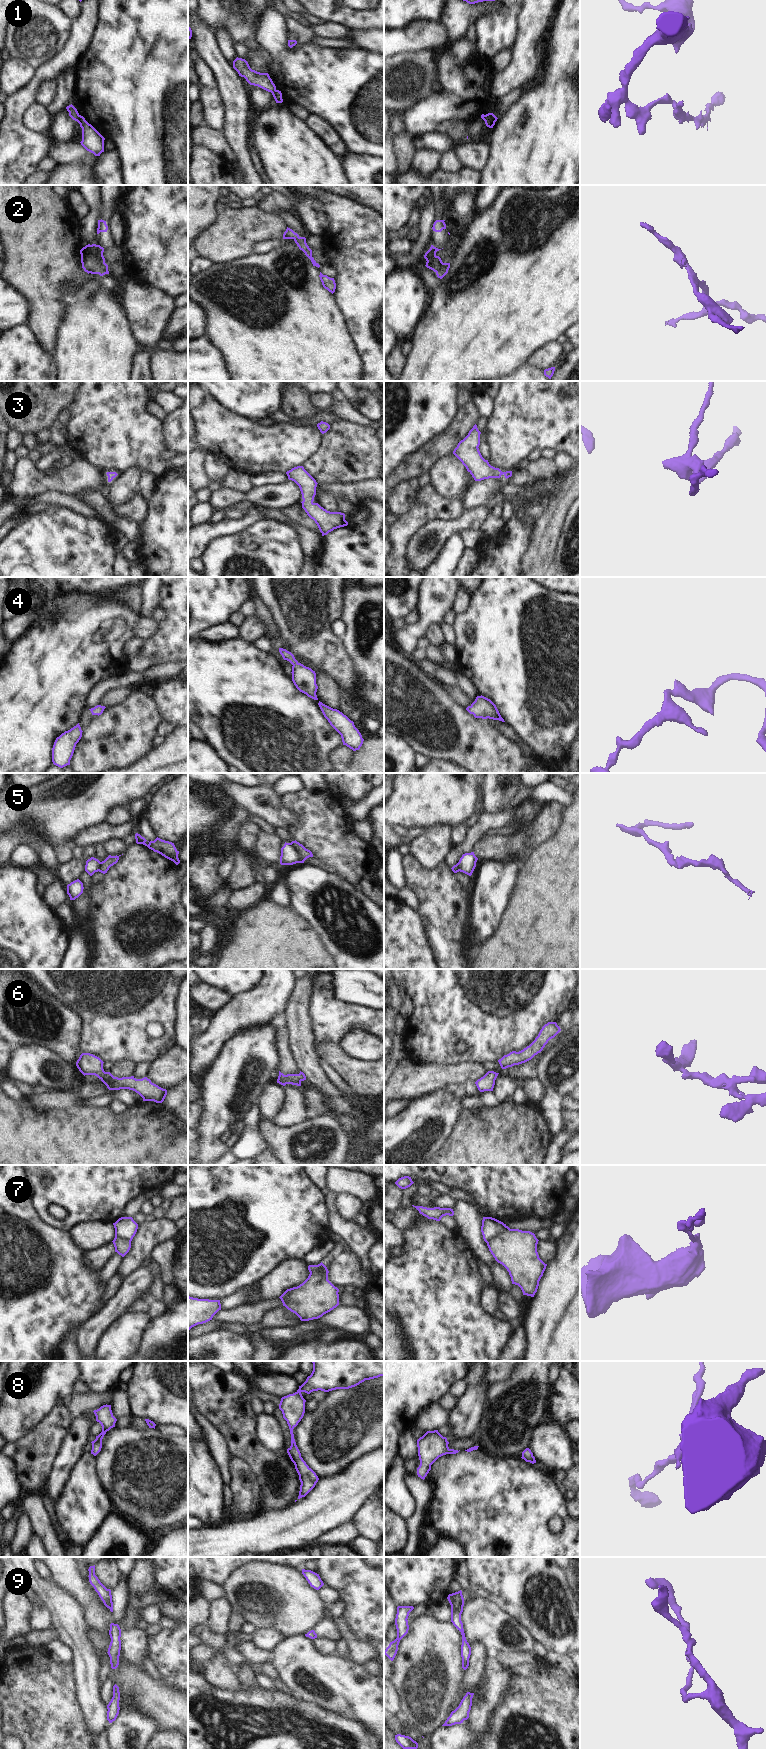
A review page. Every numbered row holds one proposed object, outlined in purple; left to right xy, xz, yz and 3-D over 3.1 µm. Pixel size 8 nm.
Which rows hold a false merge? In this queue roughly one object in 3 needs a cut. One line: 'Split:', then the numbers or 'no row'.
Split: 1, 5, 7

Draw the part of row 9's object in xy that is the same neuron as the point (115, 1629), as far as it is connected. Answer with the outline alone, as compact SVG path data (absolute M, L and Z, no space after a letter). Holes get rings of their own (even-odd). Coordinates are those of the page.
M110 1624L109 1635L111 1642L107 1653L110 1657L111 1668L116 1669L119 1665L119 1656L121 1650L121 1629L118 1624Z

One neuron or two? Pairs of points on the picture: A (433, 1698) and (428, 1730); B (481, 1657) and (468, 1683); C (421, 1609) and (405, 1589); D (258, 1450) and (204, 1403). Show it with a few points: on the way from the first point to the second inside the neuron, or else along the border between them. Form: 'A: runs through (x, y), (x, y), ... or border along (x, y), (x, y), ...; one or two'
A: runs through (429, 1706), (428, 1722); one
B: runs through (477, 1663), (473, 1677); one
C: border along (428, 1605), (418, 1603), (414, 1607); two
D: runs through (245, 1440), (217, 1412); one

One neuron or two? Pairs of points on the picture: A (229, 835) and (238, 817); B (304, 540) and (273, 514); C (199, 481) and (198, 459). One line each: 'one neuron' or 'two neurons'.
A: one neuron
B: one neuron
C: one neuron

